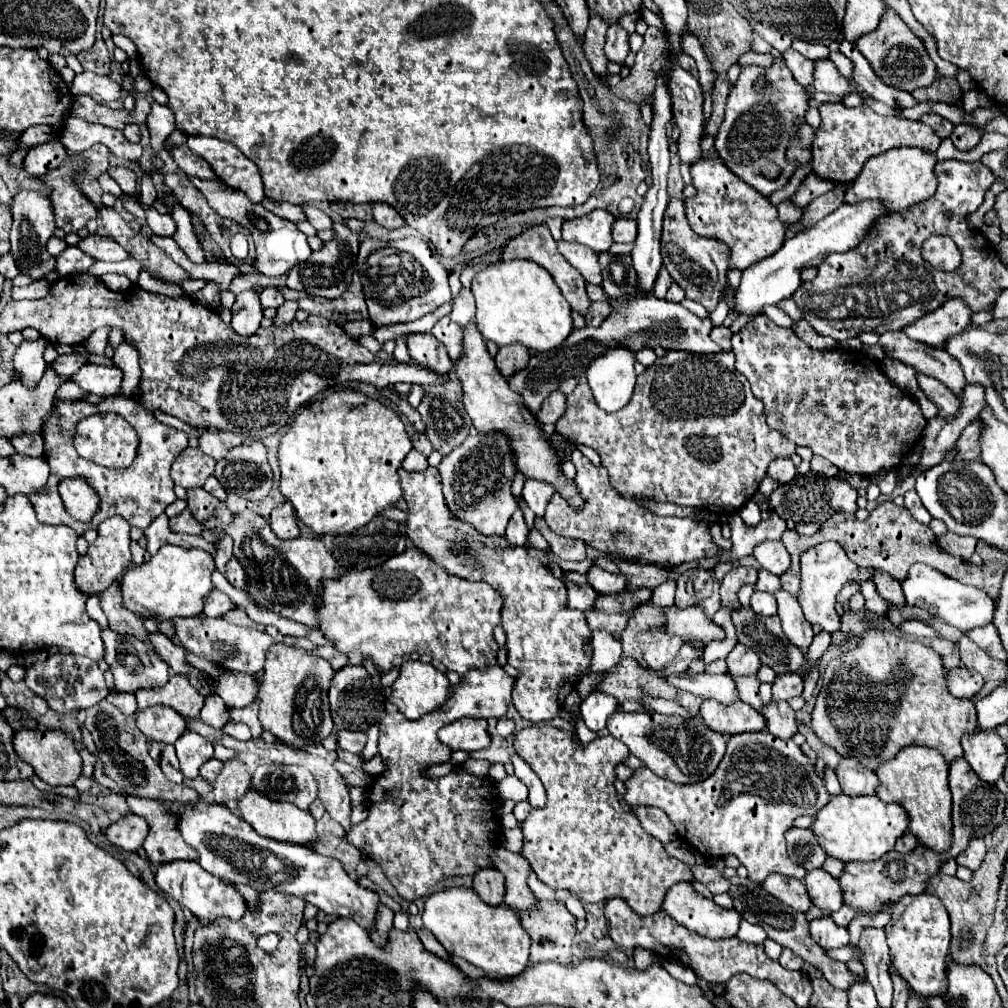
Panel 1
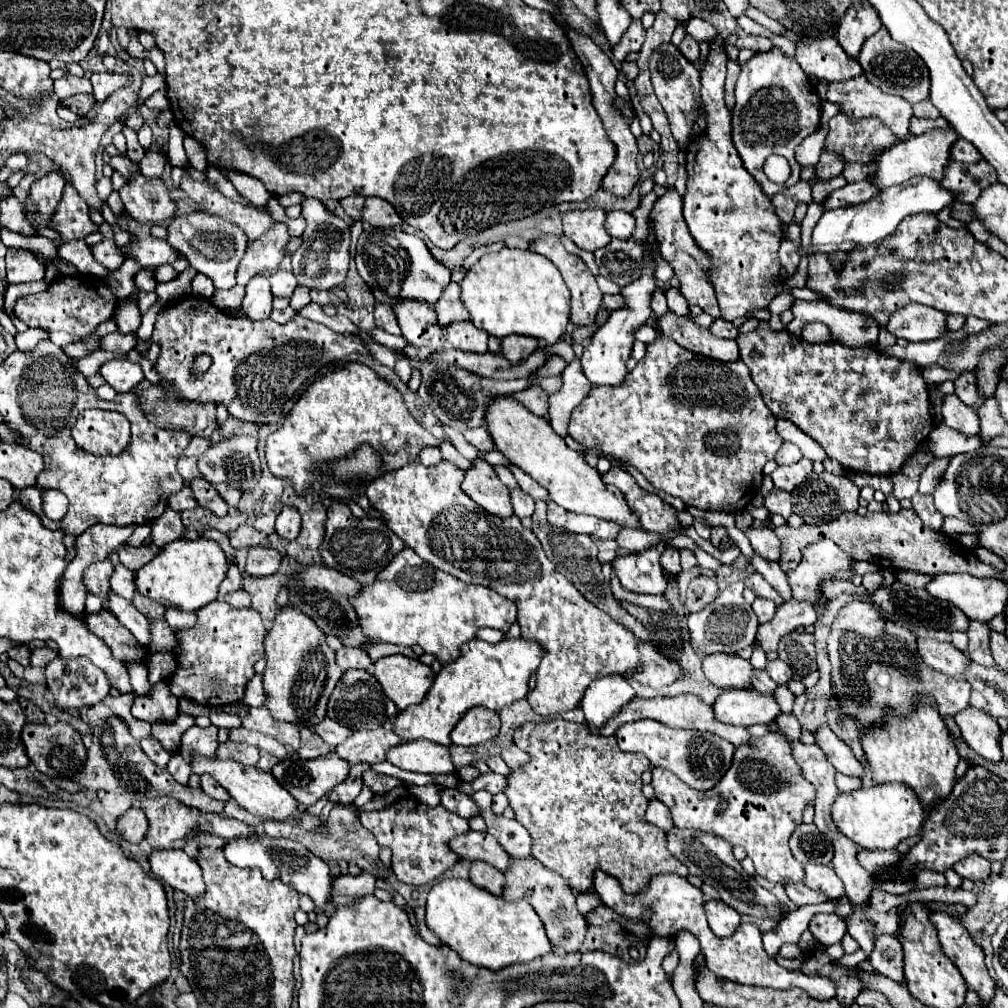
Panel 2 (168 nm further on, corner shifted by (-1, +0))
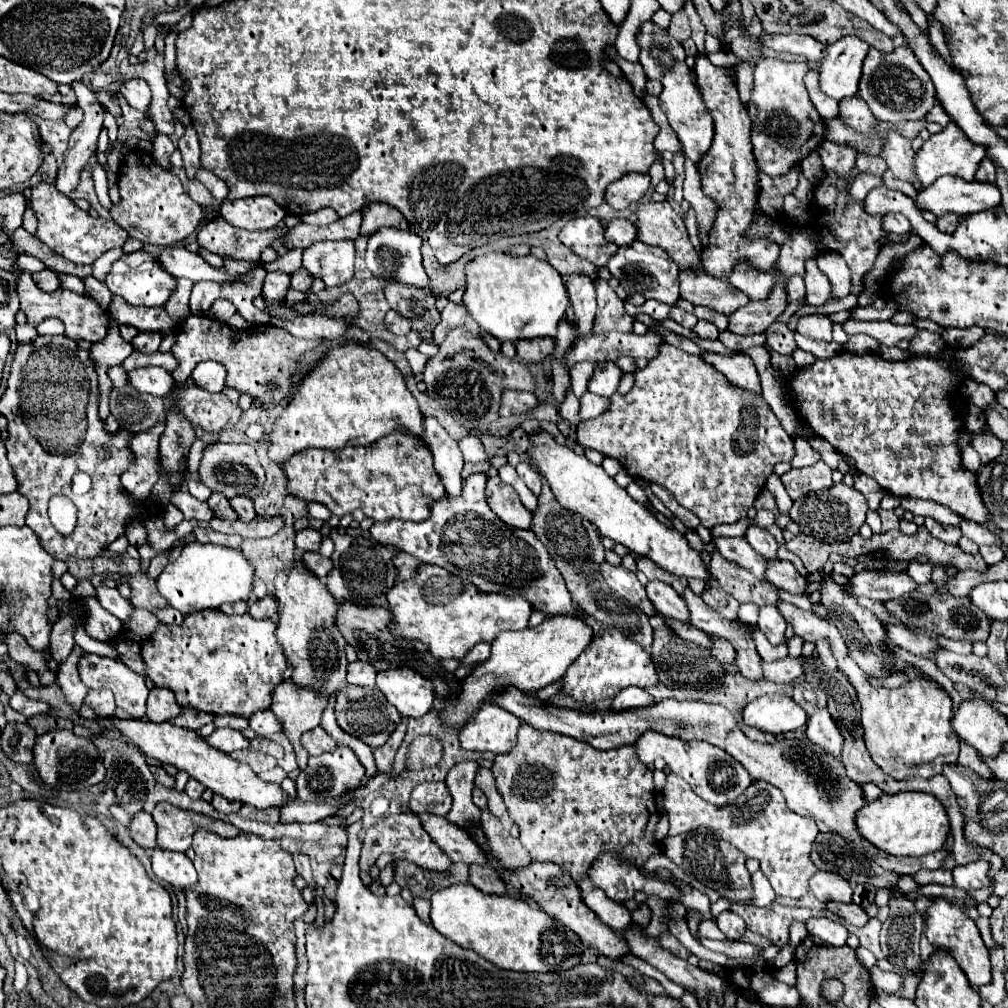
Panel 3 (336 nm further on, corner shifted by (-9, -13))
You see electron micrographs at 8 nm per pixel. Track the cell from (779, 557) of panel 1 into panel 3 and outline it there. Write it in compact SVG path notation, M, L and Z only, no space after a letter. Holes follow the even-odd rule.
M751 525L745 533L749 545L759 553L763 555L767 561L769 559L775 559L777 557L777 549L779 549L779 543L775 541L775 537L771 533L767 533L765 529L757 527L757 525Z

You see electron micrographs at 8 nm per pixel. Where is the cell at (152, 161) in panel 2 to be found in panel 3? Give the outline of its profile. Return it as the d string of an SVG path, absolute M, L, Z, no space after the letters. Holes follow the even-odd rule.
M157 135L155 139L153 139L153 161L159 165L159 167L163 167L165 171L171 171L171 161L169 159L165 159L165 155L169 153L173 153L175 151L175 147L173 147L173 143L171 143L171 139L167 137L167 135Z

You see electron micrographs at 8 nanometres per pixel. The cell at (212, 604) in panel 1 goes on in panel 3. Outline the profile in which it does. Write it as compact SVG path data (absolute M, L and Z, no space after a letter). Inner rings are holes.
M267 595L267 597L257 599L255 603L251 603L247 613L253 615L255 619L269 619L269 617L273 617L277 613L277 601Z

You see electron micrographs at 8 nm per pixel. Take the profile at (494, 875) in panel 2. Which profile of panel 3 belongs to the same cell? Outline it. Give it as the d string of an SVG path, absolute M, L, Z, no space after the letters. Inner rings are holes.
M471 865L471 885L487 895L505 895L507 887L499 879L499 873L491 865Z

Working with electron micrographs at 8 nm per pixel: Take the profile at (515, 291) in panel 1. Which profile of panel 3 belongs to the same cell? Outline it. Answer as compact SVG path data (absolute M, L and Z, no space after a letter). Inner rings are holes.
M487 253L467 263L465 273L467 273L467 287L463 295L463 305L485 333L491 333L499 341L511 341L511 343L517 343L521 339L537 339L537 337L555 339L557 327L569 309L569 297L561 275L547 261L539 261L533 255L513 257L507 253Z

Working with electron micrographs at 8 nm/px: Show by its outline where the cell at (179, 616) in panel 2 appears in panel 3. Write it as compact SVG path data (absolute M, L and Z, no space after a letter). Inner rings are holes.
M167 607L163 611L155 611L155 615L161 623L167 623L167 625L181 625L183 623L183 615L179 611L175 611L173 607Z

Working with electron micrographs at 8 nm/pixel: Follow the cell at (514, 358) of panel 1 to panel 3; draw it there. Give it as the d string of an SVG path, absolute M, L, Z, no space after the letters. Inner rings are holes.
M525 339L515 343L517 349L517 359L523 363L539 363L545 357L549 357L553 353L553 339Z

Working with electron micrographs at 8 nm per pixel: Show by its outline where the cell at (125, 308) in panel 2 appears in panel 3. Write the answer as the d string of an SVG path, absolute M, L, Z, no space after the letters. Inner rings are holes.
M145 251L121 255L121 259L117 259L113 263L113 269L107 275L105 283L107 283L107 287L111 289L113 295L123 297L129 305L143 305L143 307L165 305L165 301L175 291L175 279L161 269L161 265L157 263L157 259L153 255L149 255Z

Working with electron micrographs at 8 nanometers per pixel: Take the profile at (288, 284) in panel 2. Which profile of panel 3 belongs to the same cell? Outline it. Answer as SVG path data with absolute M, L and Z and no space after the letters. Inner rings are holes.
M299 269L299 271L295 271L291 275L291 289L295 289L295 291L307 293L309 287L311 287L311 283L313 283L313 279L309 277L309 273L305 269Z

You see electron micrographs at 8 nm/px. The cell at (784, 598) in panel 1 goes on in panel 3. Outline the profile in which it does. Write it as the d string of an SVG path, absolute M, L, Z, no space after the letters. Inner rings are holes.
M731 537L713 539L713 543L717 545L719 553L725 559L729 559L729 561L737 563L739 567L751 571L753 575L757 575L757 579L765 579L767 561L759 553L755 553L755 549L743 537L739 537L739 539L731 539Z

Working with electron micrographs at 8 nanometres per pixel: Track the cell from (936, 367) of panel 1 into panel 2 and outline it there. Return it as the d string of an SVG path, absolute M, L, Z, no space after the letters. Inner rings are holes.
M963 372L963 374L955 380L955 392L957 392L957 396L959 396L967 406L971 406L971 408L975 408L975 410L985 402L985 398L981 398L981 394L979 394L979 390L977 390L977 378L975 378L973 372Z

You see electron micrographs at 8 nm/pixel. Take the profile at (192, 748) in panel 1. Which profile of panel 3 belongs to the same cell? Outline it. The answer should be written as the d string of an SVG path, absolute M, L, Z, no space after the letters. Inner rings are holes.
M229 727L215 729L209 737L205 737L205 741L223 753L233 753L235 749L247 749L249 747L249 741L241 735L241 731L235 731Z

